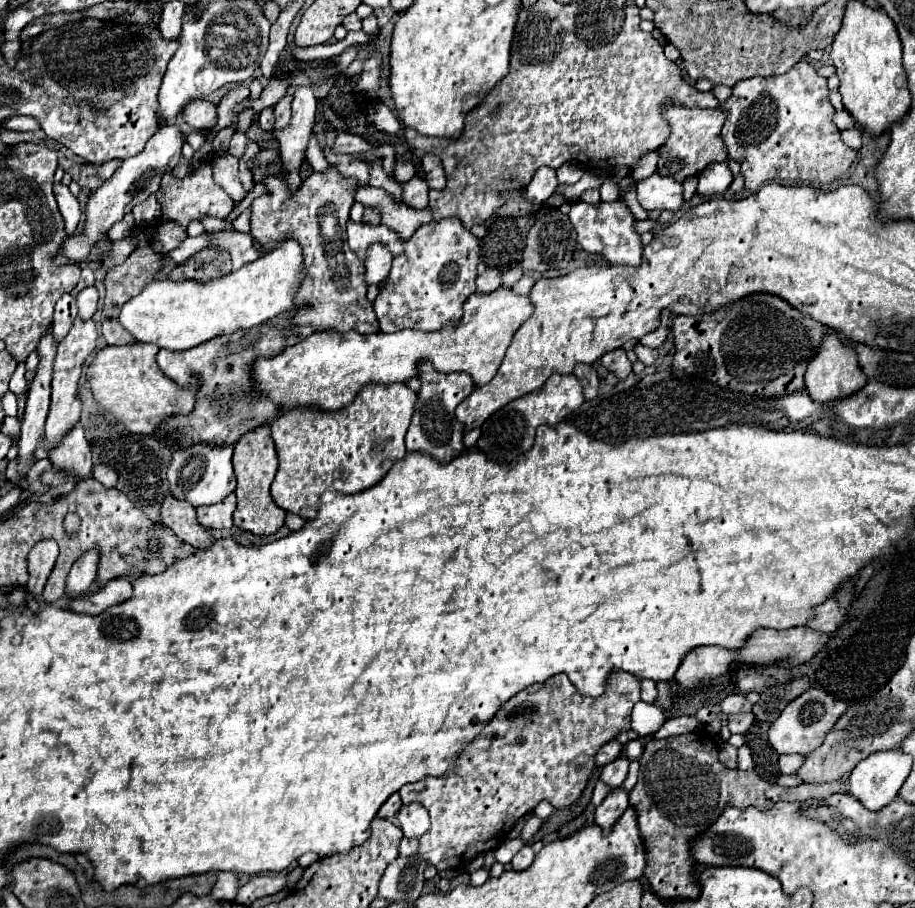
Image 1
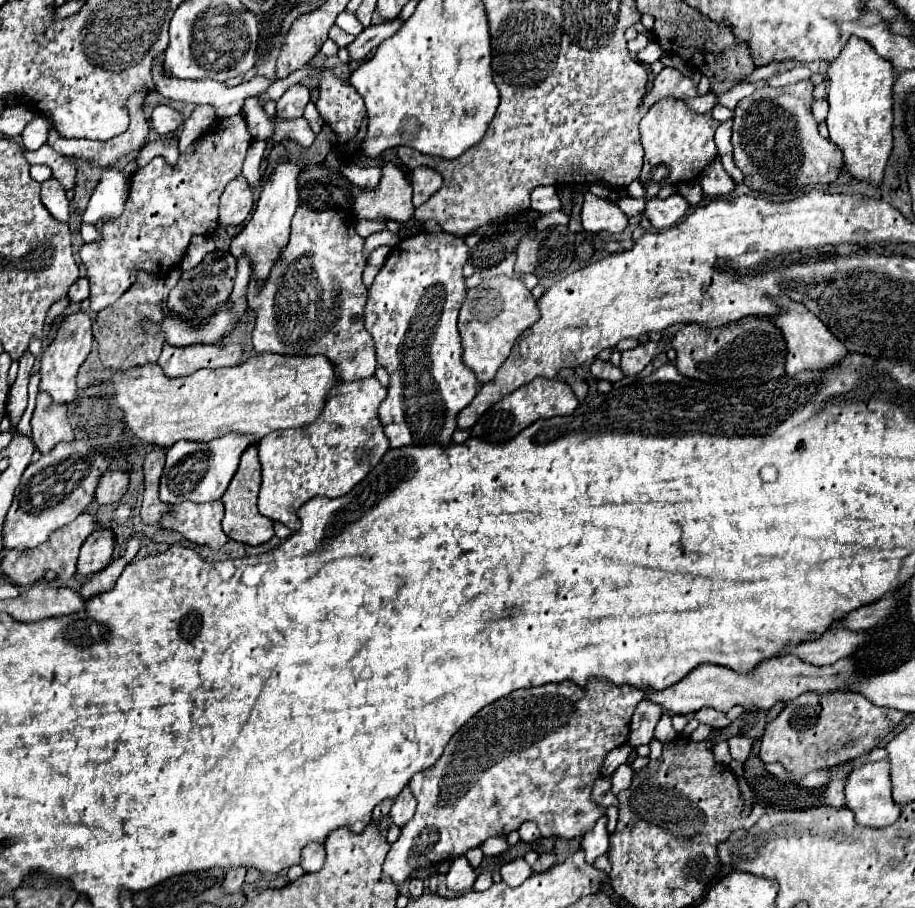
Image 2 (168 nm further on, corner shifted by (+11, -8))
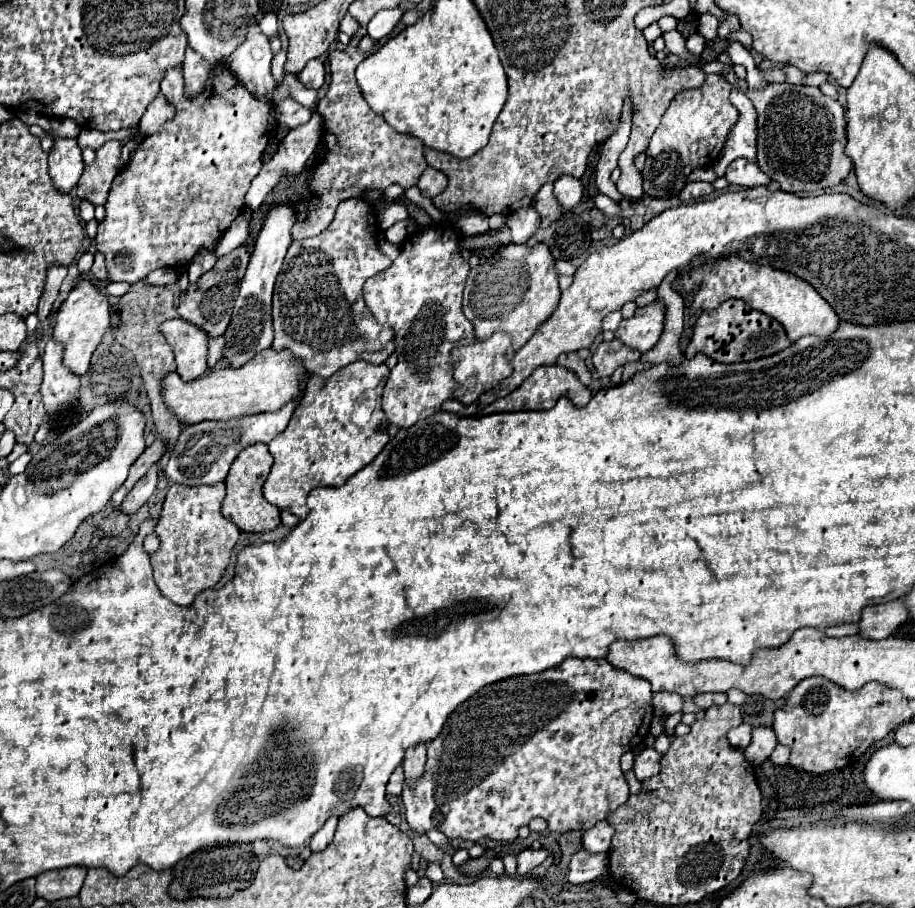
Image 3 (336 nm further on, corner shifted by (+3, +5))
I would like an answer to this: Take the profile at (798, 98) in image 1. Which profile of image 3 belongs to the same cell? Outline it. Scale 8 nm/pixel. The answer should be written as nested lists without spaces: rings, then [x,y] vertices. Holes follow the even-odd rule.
[[[787,82],[763,88],[747,86],[745,94],[757,110],[757,164],[781,190],[803,194],[835,186],[847,178],[853,164],[843,156],[843,106],[837,100],[827,98],[815,86],[791,86]]]

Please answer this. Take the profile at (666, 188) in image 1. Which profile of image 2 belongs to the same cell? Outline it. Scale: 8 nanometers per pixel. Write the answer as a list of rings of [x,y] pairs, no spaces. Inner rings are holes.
[[[671,195],[669,199],[649,199],[647,201],[647,209],[643,215],[647,215],[653,223],[653,227],[657,229],[665,229],[665,227],[671,227],[673,223],[677,223],[677,219],[681,219],[687,209],[689,209],[689,201],[681,195]]]

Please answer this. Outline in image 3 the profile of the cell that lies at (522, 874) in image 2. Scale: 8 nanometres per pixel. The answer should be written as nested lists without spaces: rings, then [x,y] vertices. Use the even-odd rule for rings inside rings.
[[[523,850],[523,852],[519,852],[517,854],[517,874],[519,876],[525,876],[525,874],[529,874],[533,868],[537,868],[545,858],[549,856],[549,852],[547,850]]]

